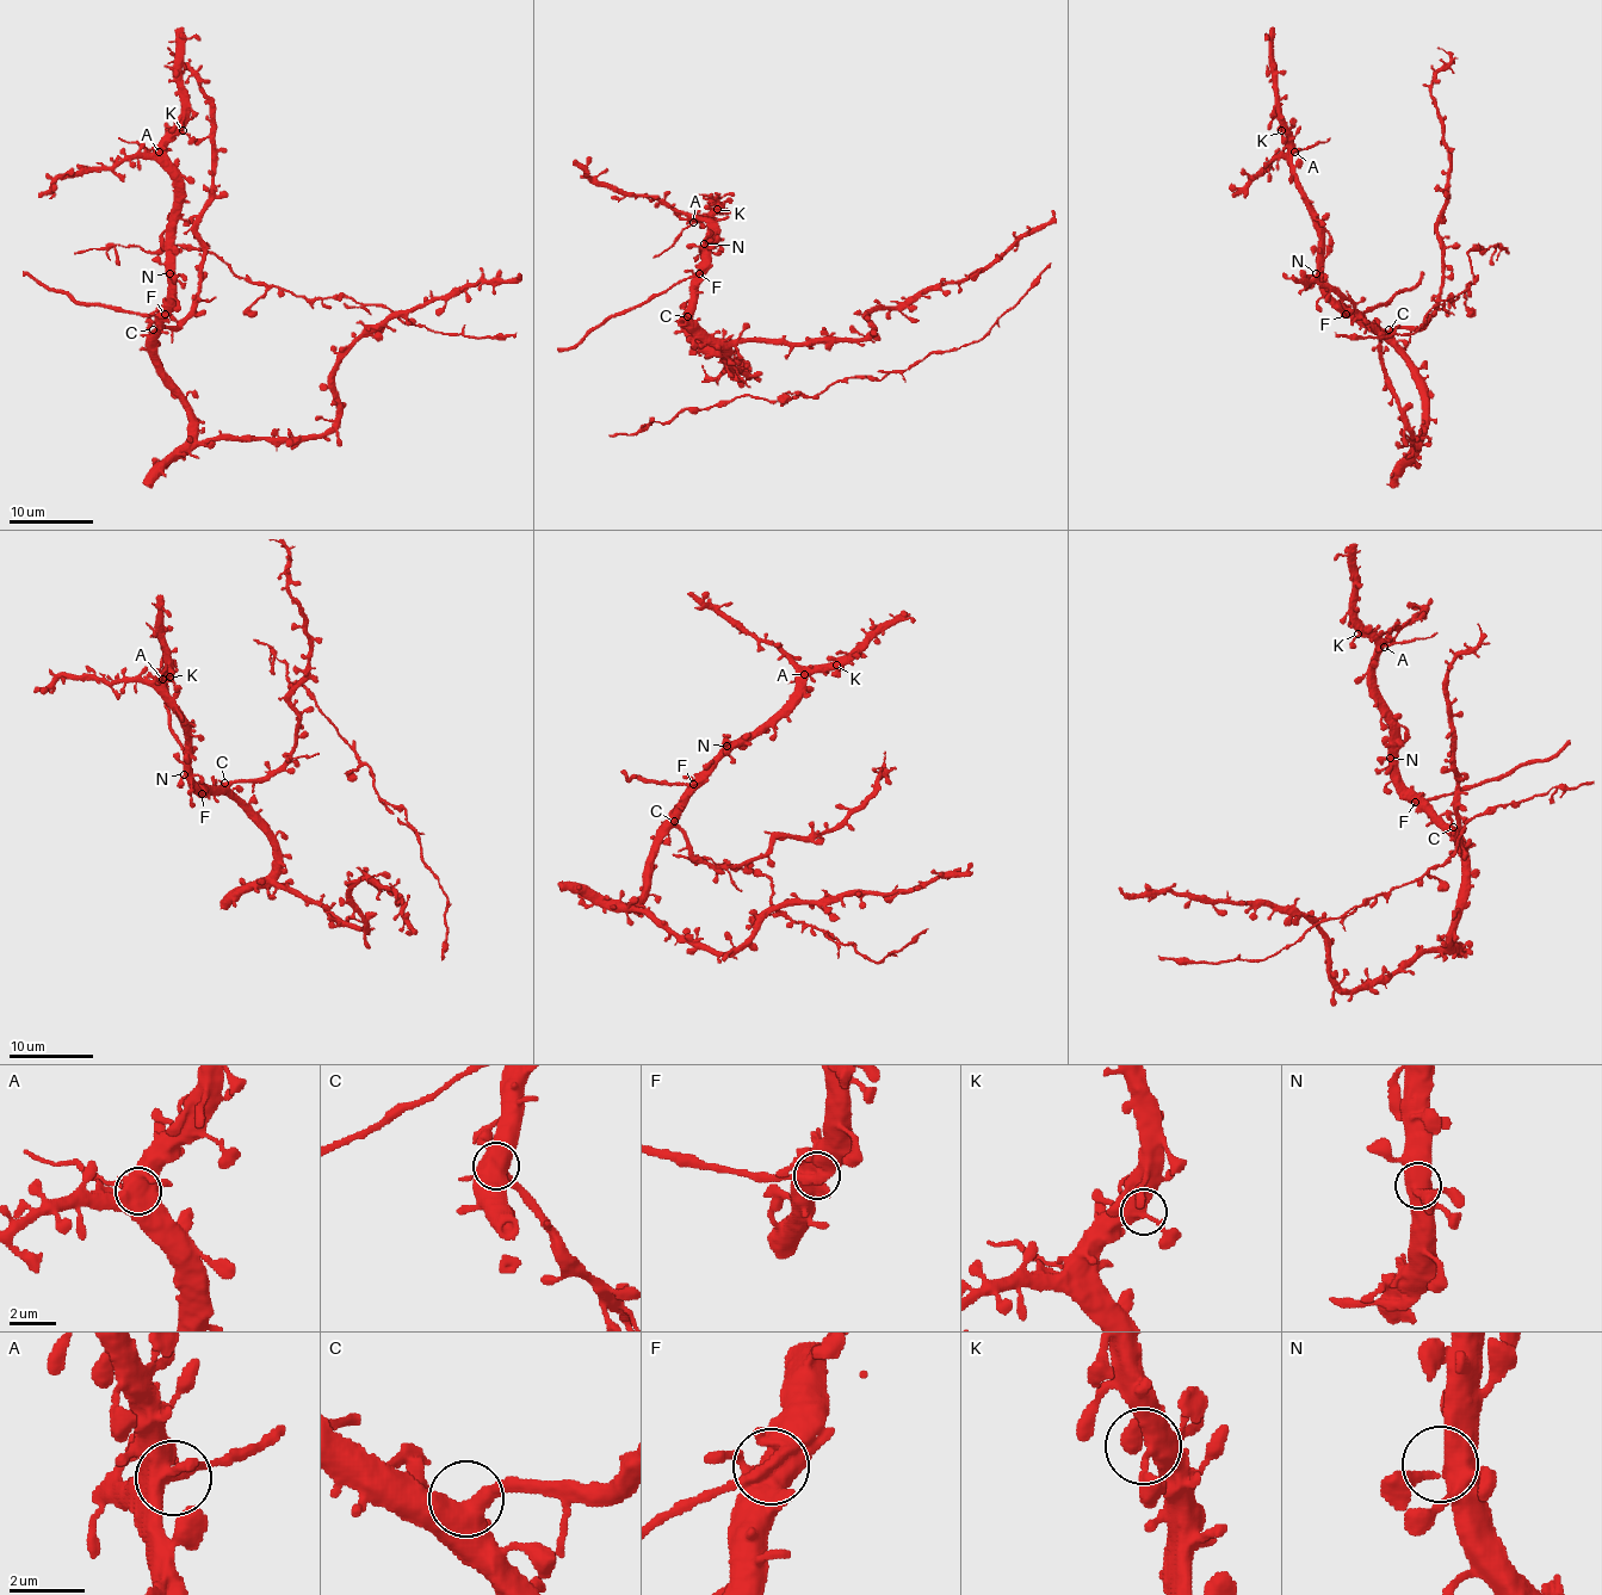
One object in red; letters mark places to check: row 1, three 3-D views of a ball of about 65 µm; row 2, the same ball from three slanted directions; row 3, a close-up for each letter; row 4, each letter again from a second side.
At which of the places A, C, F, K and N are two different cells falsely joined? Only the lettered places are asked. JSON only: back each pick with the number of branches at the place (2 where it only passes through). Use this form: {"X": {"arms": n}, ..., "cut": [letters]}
{"A": {"arms": 5}, "F": {"arms": 4}, "cut": ["A", "F"]}

